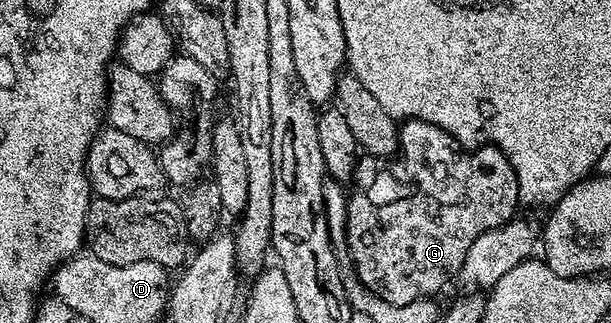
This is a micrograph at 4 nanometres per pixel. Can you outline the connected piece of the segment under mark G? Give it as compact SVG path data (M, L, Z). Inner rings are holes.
M410 118L408 120L402 121L399 126L399 153L392 160L382 161L380 164L378 159L372 156L365 156L358 161L357 169L353 171L353 177L351 182L351 187L353 186L353 195L349 198L349 250L353 253L353 266L357 269L357 278L362 282L363 285L366 286L367 289L373 293L372 297L374 299L380 300L387 305L391 306L406 306L407 304L411 304L412 302L419 302L422 300L432 299L433 294L437 294L441 289L444 288L445 285L449 282L449 277L451 279L458 273L461 265L464 262L464 258L467 256L468 249L471 248L471 244L474 244L475 240L478 240L481 233L487 233L487 231L495 228L499 228L504 225L510 219L514 217L515 211L513 209L516 206L519 206L519 199L517 196L517 188L516 183L517 177L515 176L515 172L513 171L513 165L507 160L507 156L504 152L501 151L497 146L479 146L476 147L472 152L468 149L460 146L452 136L450 136L447 132L443 132L443 128L439 128L435 124L431 124L430 122L424 122L423 120L419 120L418 118Z

